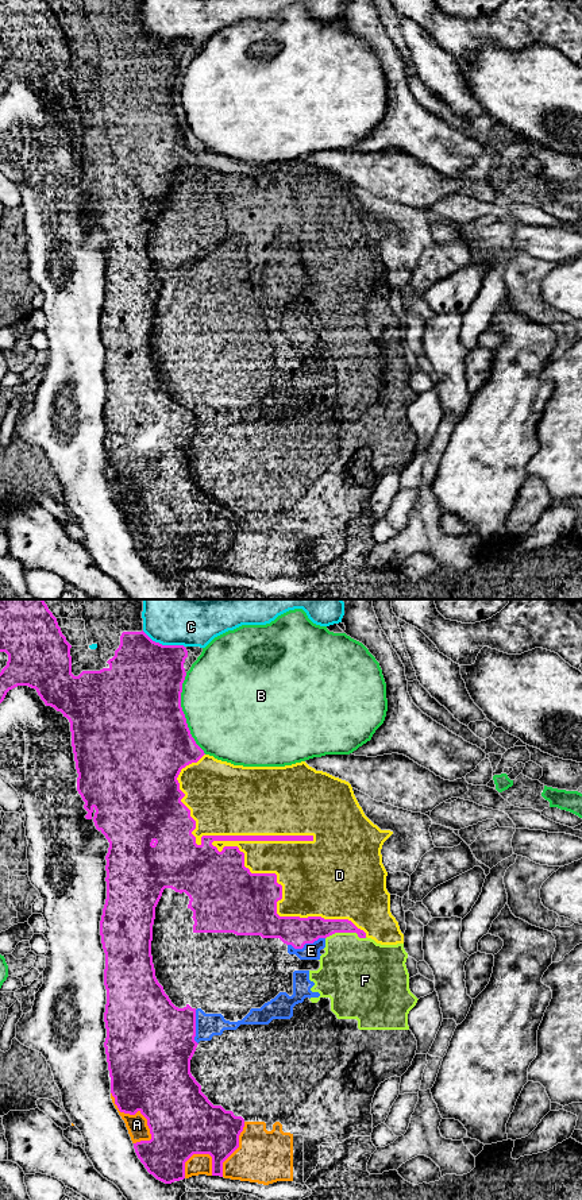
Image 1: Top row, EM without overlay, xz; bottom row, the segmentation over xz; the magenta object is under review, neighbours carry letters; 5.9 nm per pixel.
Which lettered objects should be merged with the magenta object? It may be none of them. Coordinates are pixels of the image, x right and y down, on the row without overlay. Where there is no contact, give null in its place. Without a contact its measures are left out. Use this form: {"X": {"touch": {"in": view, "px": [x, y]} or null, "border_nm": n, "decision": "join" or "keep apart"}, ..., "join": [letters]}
{"A": {"touch": {"in": "xz", "px": [135, 508]}, "border_nm": 380, "decision": "keep apart"}, "B": {"touch": {"in": "xz", "px": [182, 108]}, "border_nm": 500, "decision": "keep apart"}, "C": {"touch": {"in": "xz", "px": [164, 41]}, "border_nm": 280, "decision": "keep apart"}, "D": {"touch": {"in": "xz", "px": [257, 235]}, "border_nm": 1500, "decision": "keep apart"}, "E": {"touch": {"in": "xz", "px": [305, 338]}, "border_nm": 220, "decision": "keep apart"}, "F": {"touch": {"in": "xz", "px": [346, 327]}, "border_nm": 240, "decision": "keep apart"}, "join": []}

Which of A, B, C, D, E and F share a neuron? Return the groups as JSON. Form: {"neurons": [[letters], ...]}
{"neurons": [["A", "D", "E", "F"], ["B"], ["C"]]}

